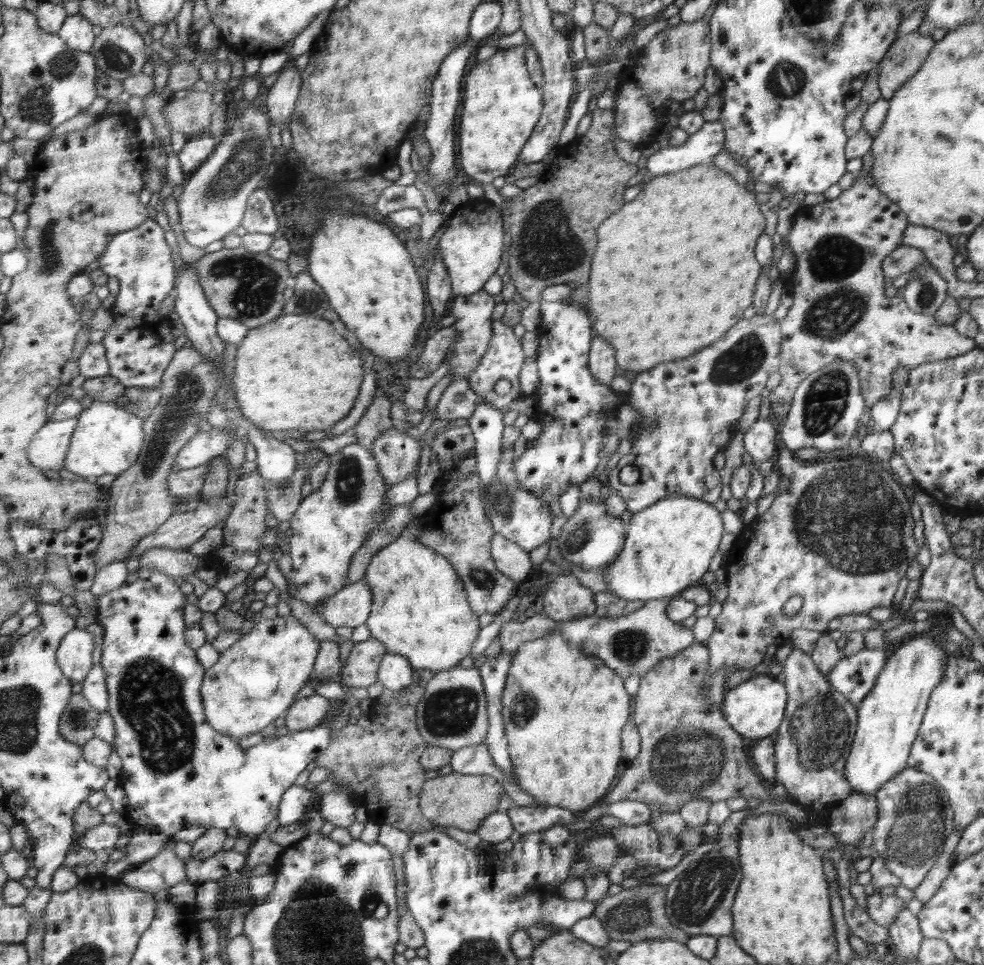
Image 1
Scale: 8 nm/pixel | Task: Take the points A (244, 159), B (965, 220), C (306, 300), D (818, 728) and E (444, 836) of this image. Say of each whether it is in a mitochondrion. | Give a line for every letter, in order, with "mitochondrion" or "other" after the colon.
A: mitochondrion
B: other
C: mitochondrion
D: mitochondrion
E: other

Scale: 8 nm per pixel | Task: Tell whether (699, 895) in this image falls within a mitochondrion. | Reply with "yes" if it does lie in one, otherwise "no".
yes

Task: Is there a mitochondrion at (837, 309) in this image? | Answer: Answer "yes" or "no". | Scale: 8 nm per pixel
yes

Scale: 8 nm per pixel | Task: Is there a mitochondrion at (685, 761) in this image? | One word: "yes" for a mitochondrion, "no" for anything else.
yes

